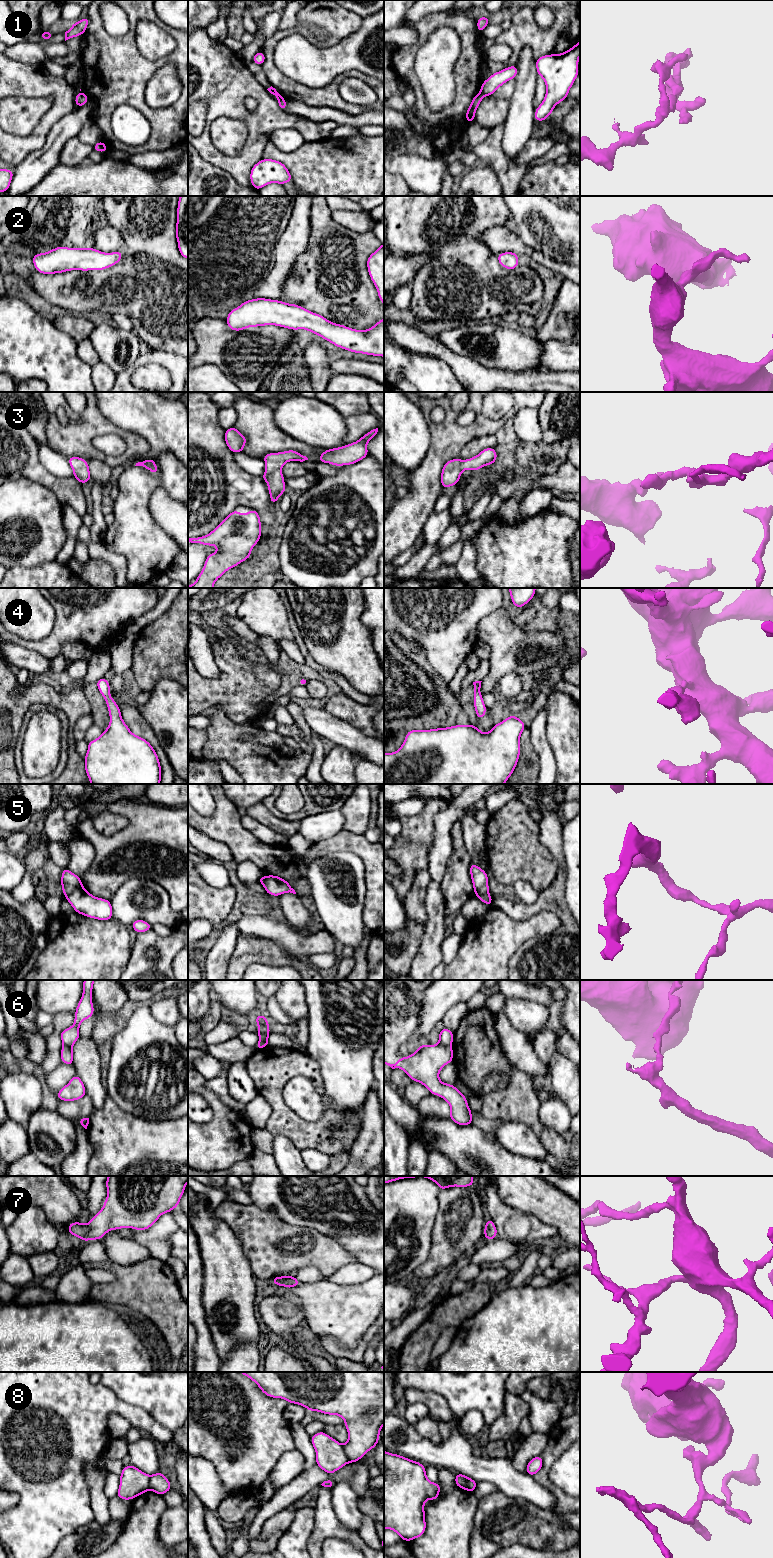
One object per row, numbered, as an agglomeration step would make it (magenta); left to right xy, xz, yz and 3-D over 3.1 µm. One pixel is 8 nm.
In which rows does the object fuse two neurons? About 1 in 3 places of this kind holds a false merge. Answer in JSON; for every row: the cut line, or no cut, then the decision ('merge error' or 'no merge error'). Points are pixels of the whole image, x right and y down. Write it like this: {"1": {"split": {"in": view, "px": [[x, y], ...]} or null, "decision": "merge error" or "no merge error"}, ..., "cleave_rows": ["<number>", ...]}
{"1": {"split": {"in": "xz", "px": [[281, 96], [277, 98]]}, "decision": "merge error"}, "2": {"split": null, "decision": "no merge error"}, "3": {"split": null, "decision": "no merge error"}, "4": {"split": null, "decision": "no merge error"}, "5": {"split": {"in": "xy", "px": [[81, 885], [66, 897]]}, "decision": "merge error"}, "6": {"split": {"in": "yz", "px": [[439, 1042], [444, 1045], [450, 1045]]}, "decision": "merge error"}, "7": {"split": null, "decision": "no merge error"}, "8": {"split": {"in": "yz", "px": [[455, 1475], [460, 1475], [465, 1480], [464, 1488]]}, "decision": "merge error"}, "cleave_rows": ["1", "5", "6", "8"]}

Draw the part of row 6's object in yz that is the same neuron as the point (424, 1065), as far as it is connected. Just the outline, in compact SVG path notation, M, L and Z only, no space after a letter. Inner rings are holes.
M423 1044L407 1057L401 1057L395 1064L384 1061L384 1065L392 1069L402 1069L412 1081L424 1085L430 1094L438 1095L446 1100L451 1108L449 1118L461 1126L473 1125L472 1111L468 1106L466 1096L455 1085L443 1083L439 1072L448 1063L453 1062L452 1046Z

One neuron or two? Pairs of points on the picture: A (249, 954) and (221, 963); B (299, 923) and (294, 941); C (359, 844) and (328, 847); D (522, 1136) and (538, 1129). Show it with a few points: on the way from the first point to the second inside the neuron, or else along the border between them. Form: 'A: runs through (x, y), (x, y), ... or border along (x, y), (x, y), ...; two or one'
A: border along (237, 939), (227, 969); two
B: border along (287, 922), (297, 930), (308, 933); two
C: runs through (351, 844), (336, 844); one
D: border along (510, 1122), (526, 1124), (546, 1150); two

